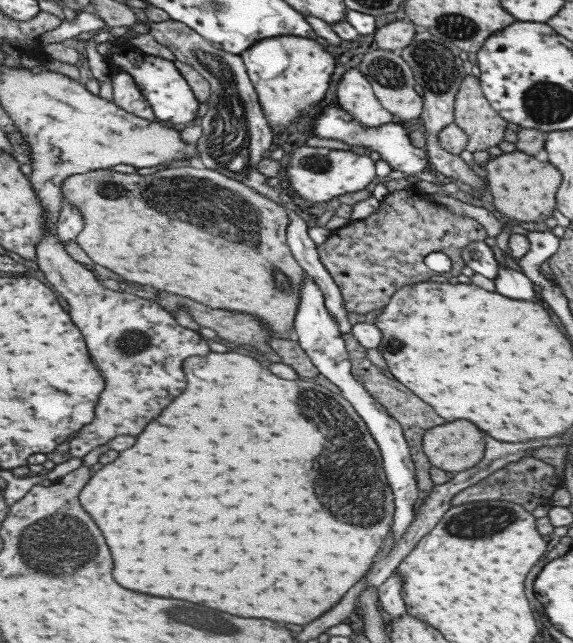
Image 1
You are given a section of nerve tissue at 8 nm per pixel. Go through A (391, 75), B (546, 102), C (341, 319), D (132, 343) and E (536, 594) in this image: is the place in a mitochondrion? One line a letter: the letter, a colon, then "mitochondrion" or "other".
A: mitochondrion
B: mitochondrion
C: other
D: mitochondrion
E: other

